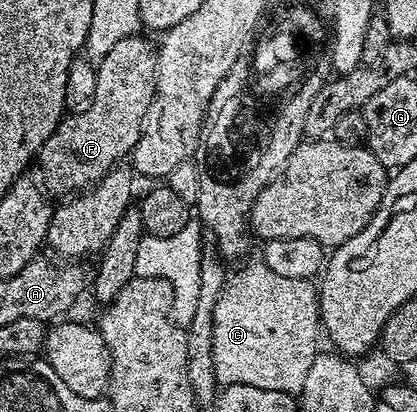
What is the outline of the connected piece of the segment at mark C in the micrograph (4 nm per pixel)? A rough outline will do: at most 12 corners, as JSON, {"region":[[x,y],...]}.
{"region":[[263,263],[214,305],[224,387],[299,395],[318,352],[318,289]]}

